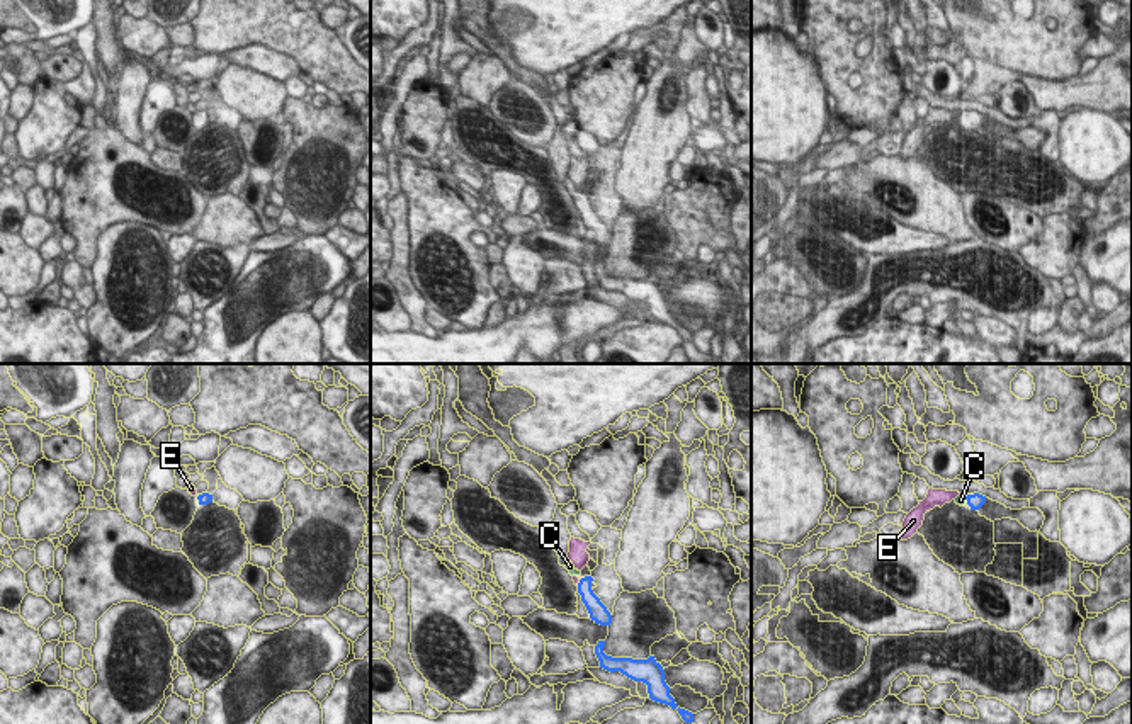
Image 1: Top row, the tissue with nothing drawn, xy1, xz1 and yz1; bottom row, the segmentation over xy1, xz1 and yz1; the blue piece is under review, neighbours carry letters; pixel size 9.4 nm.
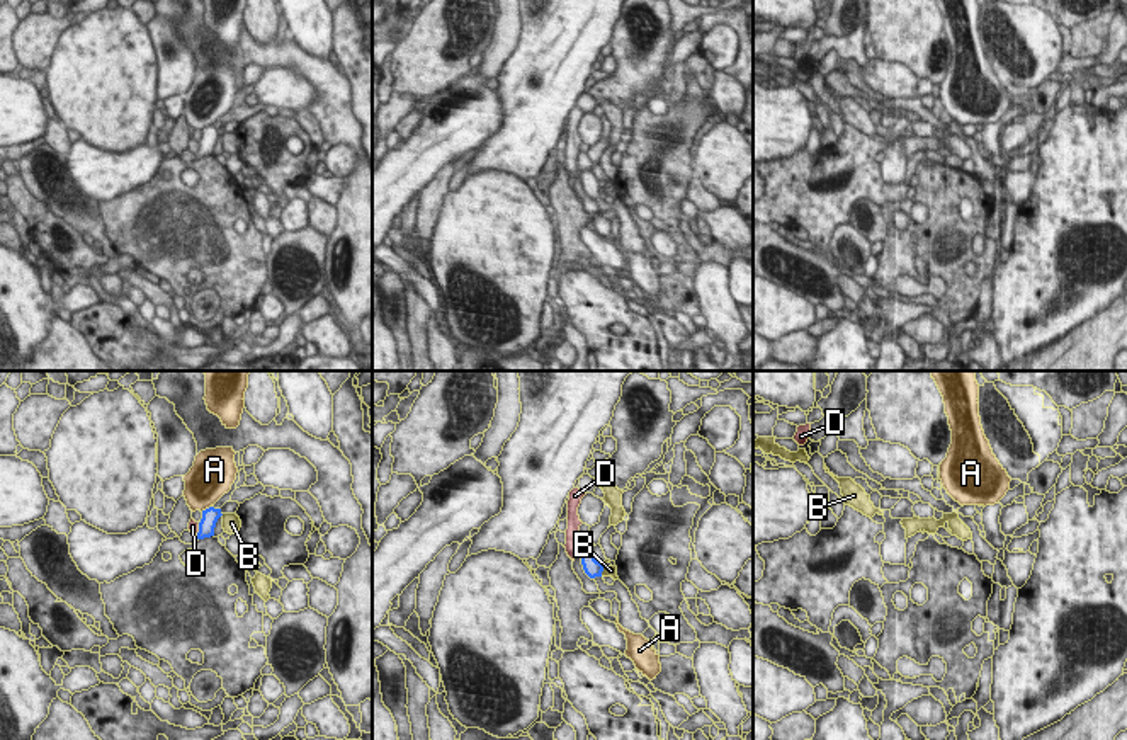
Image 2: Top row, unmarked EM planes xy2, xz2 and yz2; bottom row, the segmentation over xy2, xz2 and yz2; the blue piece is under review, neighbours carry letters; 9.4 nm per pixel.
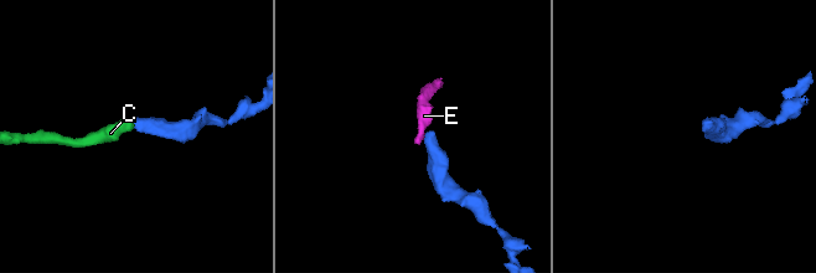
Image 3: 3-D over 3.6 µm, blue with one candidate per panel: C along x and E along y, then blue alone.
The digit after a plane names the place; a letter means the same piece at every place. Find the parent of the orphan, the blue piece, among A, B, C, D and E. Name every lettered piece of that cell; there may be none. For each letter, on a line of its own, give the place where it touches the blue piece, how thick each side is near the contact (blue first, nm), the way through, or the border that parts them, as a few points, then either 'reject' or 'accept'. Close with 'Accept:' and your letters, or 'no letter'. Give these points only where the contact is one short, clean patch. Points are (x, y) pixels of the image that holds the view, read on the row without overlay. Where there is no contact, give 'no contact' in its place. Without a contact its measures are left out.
A: meets blue in xy2 at (206, 128); 160 nm thick on the blue side, 380 nm on the other; border along xy2 (209, 125), (201, 130); reject
B: meets blue in xz2 at (602, 189); 160 nm thick on the blue side, 100 nm on the other; border along xz2 (604, 184), (600, 194); reject
C: meets blue in yz1 at (966, 118); 140 nm thick on the blue side, 100 nm on the other; runs through yz1 (976, 119), (966, 118), (961, 119); accept
D: meets blue in xy2 at (199, 148); 160 nm thick on the blue side, 100 nm on the other; reject
E: meets blue in xz1 at (578, 203); 160 nm thick on the blue side, 60 nm on the other; border along xz1 (580, 199), (577, 204); reject
Accept: C

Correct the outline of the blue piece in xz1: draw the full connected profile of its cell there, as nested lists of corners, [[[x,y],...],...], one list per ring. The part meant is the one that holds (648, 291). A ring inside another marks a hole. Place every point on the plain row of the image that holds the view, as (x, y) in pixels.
[[[598,260],[595,265],[595,274],[600,280],[600,287],[614,292],[620,291],[634,301],[642,301],[648,304],[649,318],[671,328],[676,328],[675,318],[670,314],[670,306],[665,301],[665,289],[649,275],[648,279],[632,279],[632,277],[612,277],[603,272],[605,260]]]

